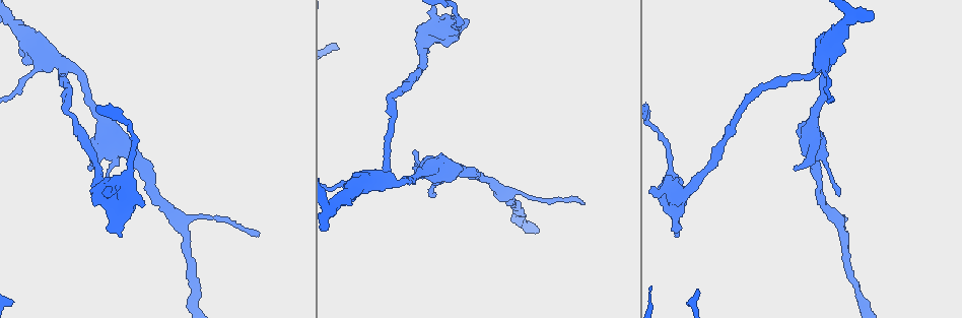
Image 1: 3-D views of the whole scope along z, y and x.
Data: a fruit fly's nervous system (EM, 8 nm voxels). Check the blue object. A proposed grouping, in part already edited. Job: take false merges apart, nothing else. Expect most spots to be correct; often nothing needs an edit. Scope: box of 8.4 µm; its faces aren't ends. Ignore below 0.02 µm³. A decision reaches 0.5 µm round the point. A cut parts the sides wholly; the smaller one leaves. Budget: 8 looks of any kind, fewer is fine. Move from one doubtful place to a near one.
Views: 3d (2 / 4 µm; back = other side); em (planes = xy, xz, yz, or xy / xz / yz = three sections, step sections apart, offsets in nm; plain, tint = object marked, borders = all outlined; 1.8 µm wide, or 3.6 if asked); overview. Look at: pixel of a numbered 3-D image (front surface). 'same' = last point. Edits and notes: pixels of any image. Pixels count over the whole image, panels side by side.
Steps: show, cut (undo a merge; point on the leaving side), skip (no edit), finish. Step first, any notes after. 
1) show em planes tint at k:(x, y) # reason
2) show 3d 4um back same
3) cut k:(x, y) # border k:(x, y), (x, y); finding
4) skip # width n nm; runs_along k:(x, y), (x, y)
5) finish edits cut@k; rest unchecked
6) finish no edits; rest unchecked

show 3d 4um at 1:(809, 129)

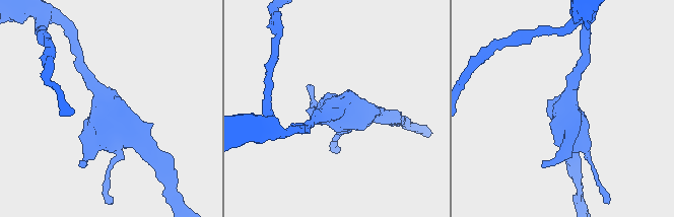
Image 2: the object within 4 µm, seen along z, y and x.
show em planes plain at 2:(108, 107)

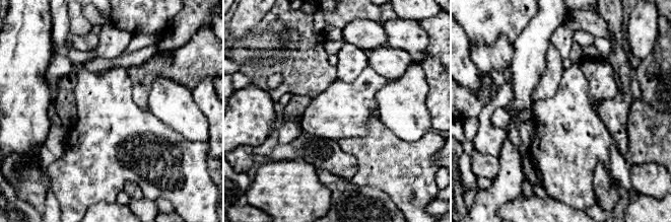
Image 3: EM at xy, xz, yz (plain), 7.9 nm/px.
show em planes tint same # where the object lies

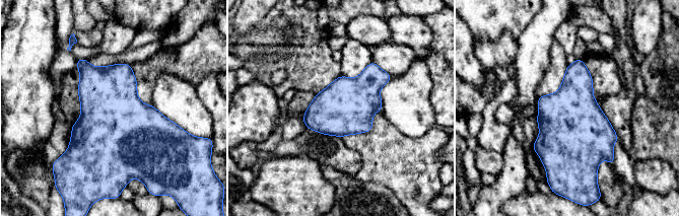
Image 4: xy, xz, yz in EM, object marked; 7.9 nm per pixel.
skip # all the same neuron

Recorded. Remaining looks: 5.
show 3d 4um at 1:(64, 63) # looks like a crossing

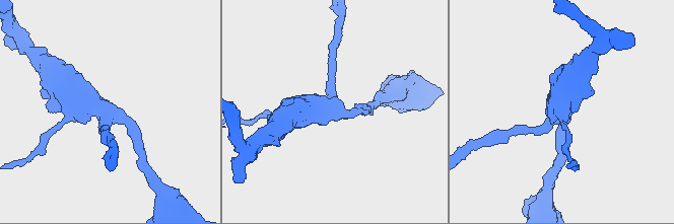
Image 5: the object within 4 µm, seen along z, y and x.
show em 3.6um planes borders at 5:(105, 114) # arms 4

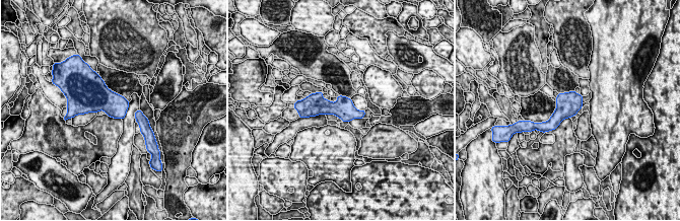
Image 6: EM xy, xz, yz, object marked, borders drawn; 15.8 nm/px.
skip # one neuron here

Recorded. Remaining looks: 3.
show em xy step 8 tint at 1:(440, 34) # sudden change in width

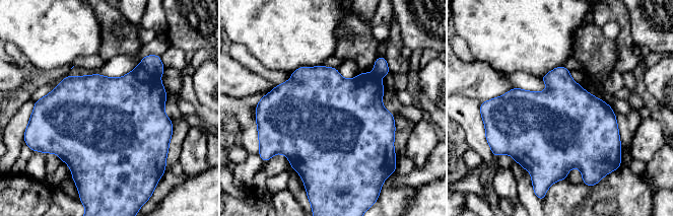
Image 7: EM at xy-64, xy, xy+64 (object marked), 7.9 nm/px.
show em planes borders same # cut it another way

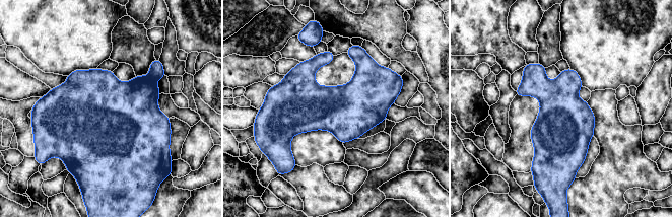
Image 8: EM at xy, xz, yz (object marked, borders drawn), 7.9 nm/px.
cut 8:(156, 72) # width 420 nm; border 8:(151, 77), (154, 81); two neurons meet here

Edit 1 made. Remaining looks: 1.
finish edits cut@8; rest unchecked

